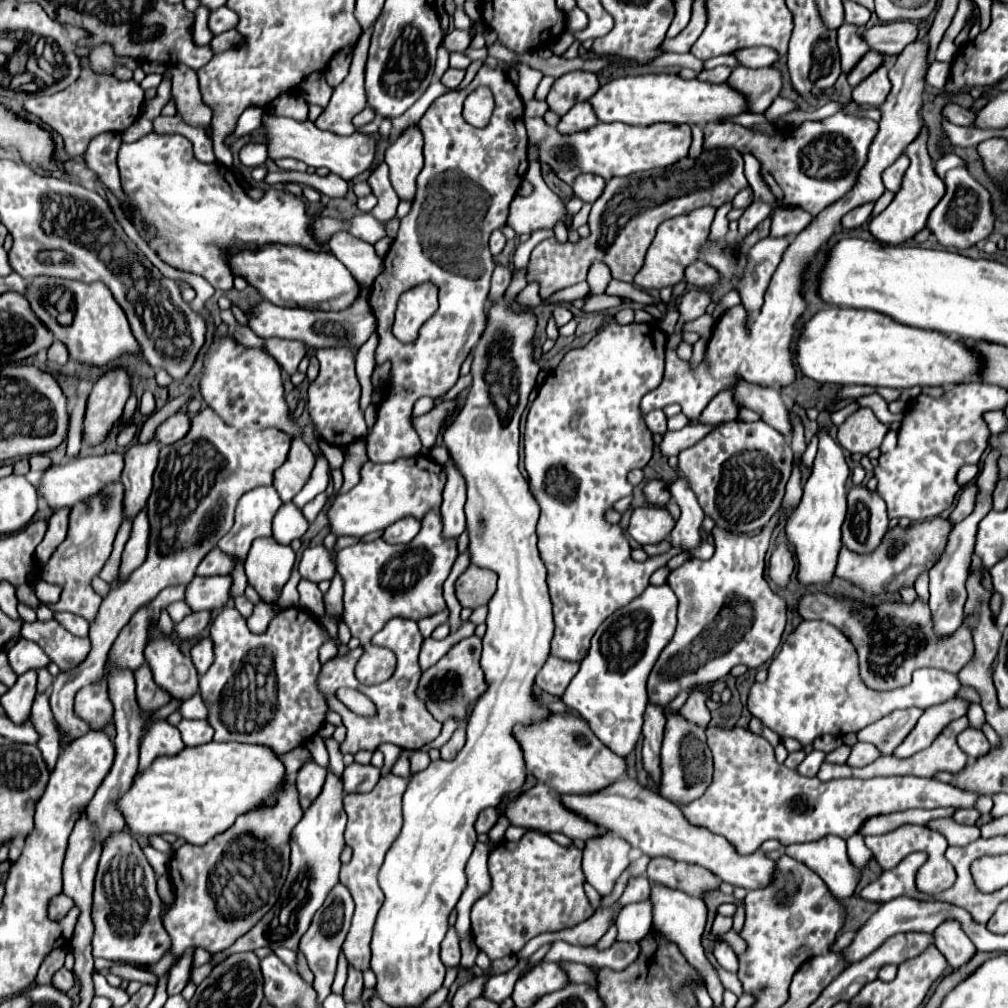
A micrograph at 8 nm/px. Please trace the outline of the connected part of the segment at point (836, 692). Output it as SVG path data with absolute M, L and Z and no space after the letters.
M805 620L795 628L793 634L787 636L785 644L781 646L781 652L771 660L767 668L767 680L755 682L751 686L747 708L753 716L757 716L767 728L775 730L781 738L795 738L805 746L823 734L843 736L849 732L859 732L867 724L891 714L897 708L911 708L911 706L929 708L941 704L953 698L959 690L959 680L953 674L947 674L945 670L921 668L913 672L913 680L909 686L889 692L875 692L875 690L867 690L867 686L859 682L857 668L859 666L855 658L855 648L851 646L851 642L847 642L847 638L843 638L843 634L839 634L839 630L833 630L831 624L821 620Z

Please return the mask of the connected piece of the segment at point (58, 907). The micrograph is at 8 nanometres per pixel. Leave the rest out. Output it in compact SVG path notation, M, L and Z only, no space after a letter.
M61 894L59 898L55 898L55 902L51 902L51 918L55 918L57 912L65 912L65 908L73 908L73 904L65 894Z

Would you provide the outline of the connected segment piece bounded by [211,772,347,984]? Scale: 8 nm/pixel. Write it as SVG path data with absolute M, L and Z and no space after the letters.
M329 772L319 798L303 814L301 822L295 826L295 830L291 834L291 868L289 868L285 886L281 888L279 900L243 938L239 938L239 942L235 942L235 946L231 946L229 950L212 954L211 962L219 962L233 953L249 952L249 950L255 950L261 946L267 946L271 950L289 948L289 950L297 952L297 968L295 968L297 974L307 984L313 984L313 972L307 966L307 960L299 950L299 940L307 932L319 906L323 906L327 894L331 892L331 886L335 886L335 882L339 882L339 868L341 868L339 856L345 846L343 830L345 830L345 822L347 822L347 816L343 814L343 794L345 794L343 780Z

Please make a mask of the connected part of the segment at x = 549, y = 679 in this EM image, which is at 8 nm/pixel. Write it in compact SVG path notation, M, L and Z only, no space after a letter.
M549 656L535 676L535 686L547 694L561 696L565 692L567 684L571 682L571 678L577 674L577 670L579 670L577 662L569 664L555 656Z

